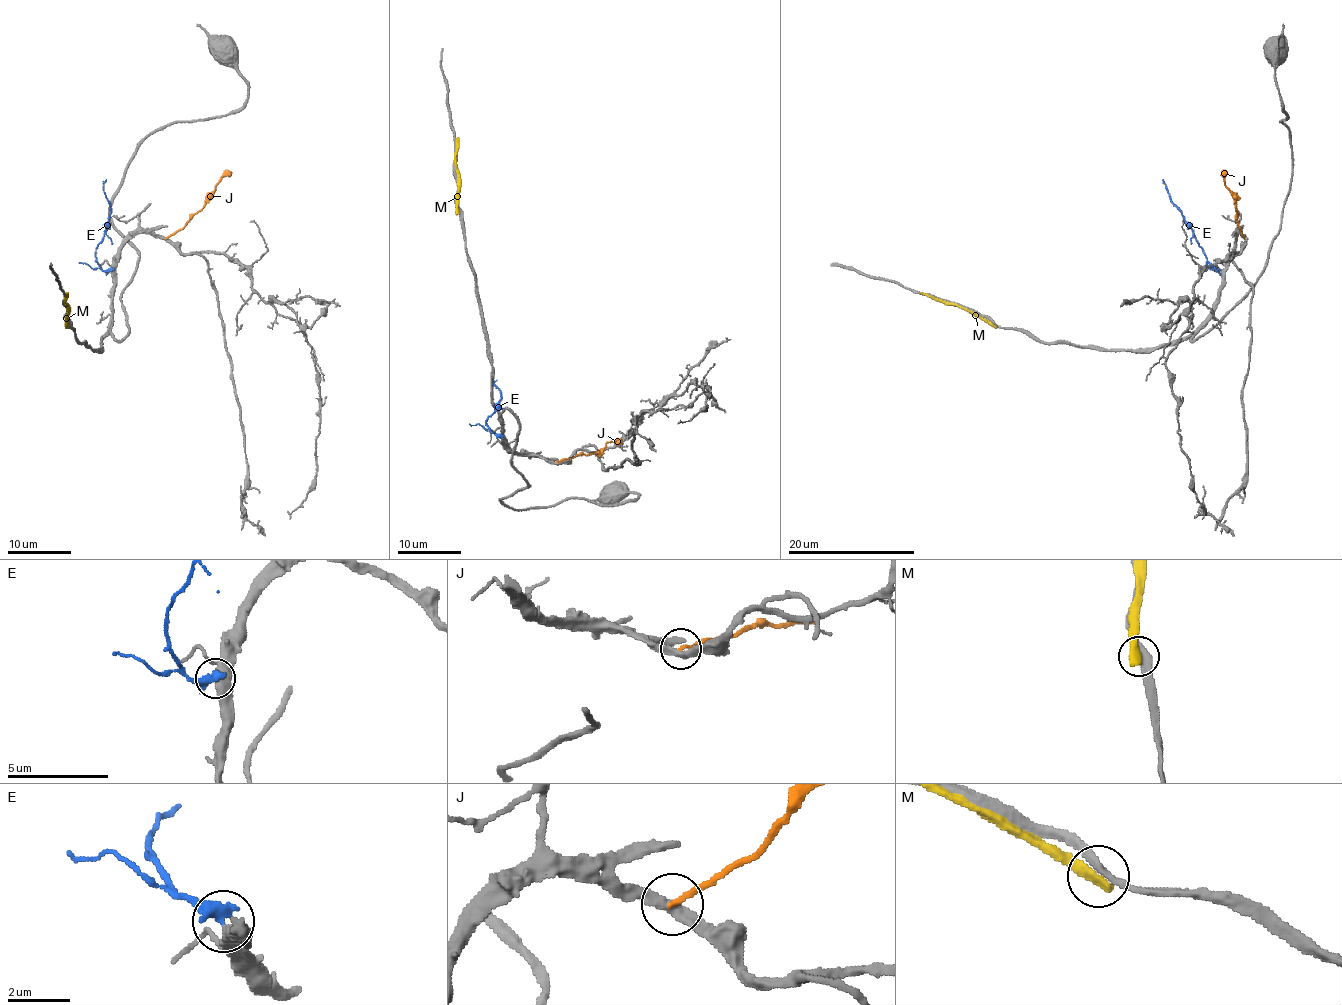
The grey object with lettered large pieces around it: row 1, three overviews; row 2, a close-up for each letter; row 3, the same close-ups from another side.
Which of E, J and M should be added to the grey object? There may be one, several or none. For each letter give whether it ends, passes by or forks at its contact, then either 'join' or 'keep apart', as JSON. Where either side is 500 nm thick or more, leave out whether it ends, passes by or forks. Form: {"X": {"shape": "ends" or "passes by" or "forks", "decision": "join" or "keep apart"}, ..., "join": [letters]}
{"E": {"shape": "ends", "decision": "join"}, "J": {"shape": "ends", "decision": "keep apart"}, "M": {"shape": "ends", "decision": "keep apart"}, "join": ["E"]}

